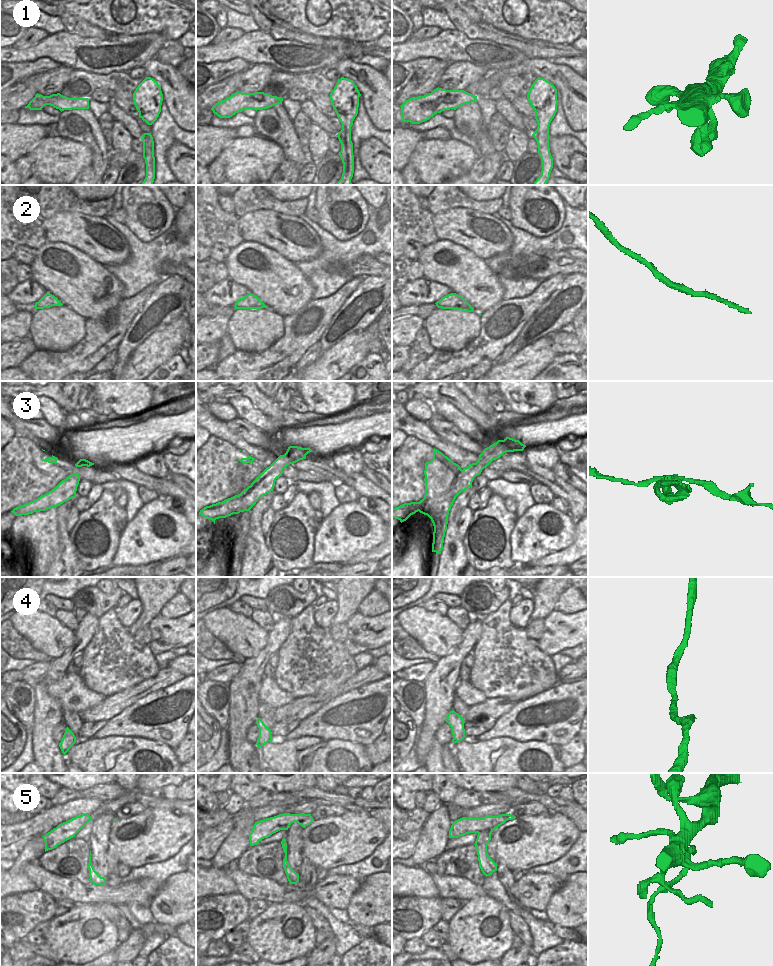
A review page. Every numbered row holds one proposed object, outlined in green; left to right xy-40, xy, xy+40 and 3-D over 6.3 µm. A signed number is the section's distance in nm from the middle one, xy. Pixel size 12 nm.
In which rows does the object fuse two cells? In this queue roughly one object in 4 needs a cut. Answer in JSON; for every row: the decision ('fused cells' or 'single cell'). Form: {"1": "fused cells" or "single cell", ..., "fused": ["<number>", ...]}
{"1": "single cell", "2": "single cell", "3": "fused cells", "4": "single cell", "5": "fused cells", "fused": ["3", "5"]}

